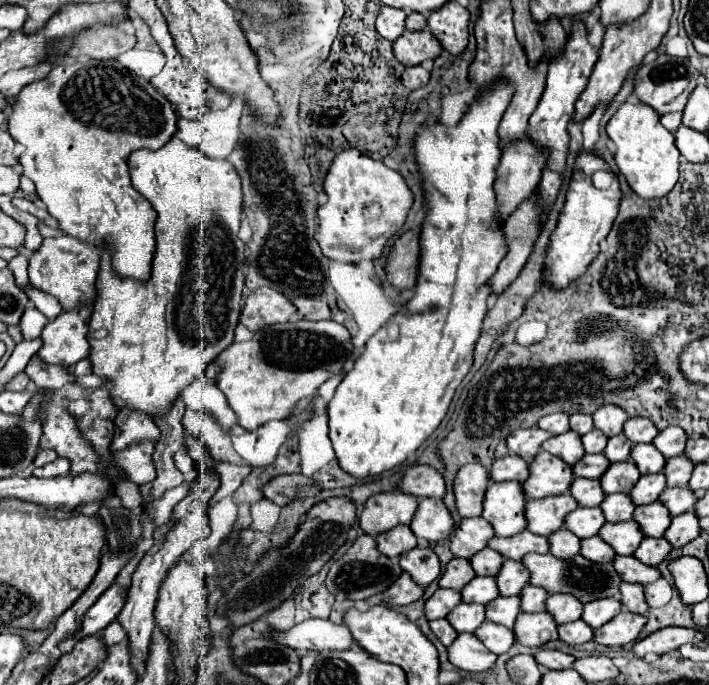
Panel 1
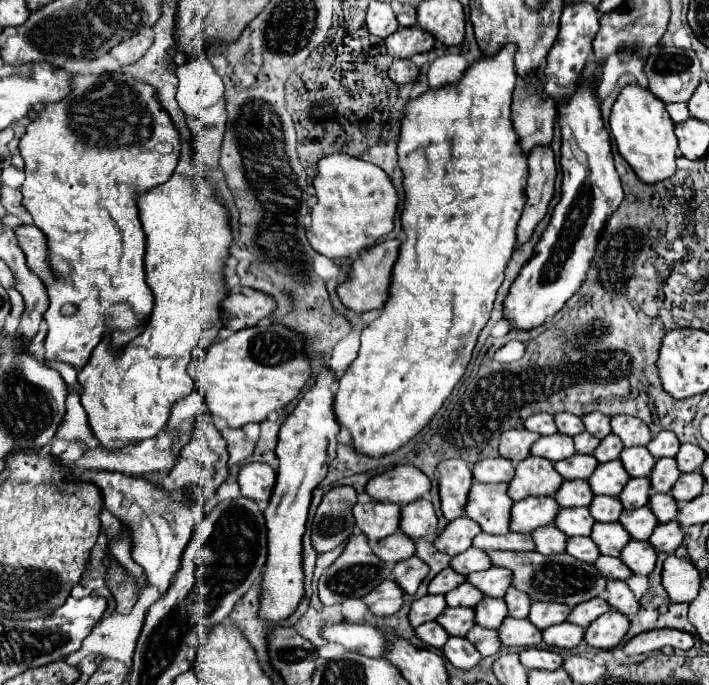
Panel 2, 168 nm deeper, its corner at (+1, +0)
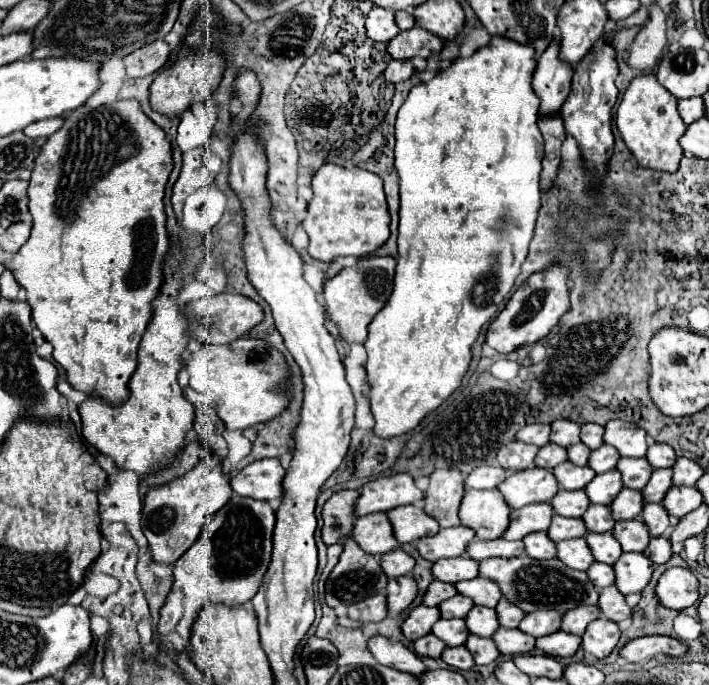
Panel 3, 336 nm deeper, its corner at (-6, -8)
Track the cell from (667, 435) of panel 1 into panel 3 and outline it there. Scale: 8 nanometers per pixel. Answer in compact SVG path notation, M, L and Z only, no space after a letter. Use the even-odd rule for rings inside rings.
M652 444L648 448L648 462L652 464L652 468L670 468L674 466L674 450L668 444Z

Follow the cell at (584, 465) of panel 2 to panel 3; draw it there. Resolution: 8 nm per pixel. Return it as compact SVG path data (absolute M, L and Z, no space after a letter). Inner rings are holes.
M570 462L560 464L558 468L554 468L554 476L560 484L560 488L564 490L578 490L578 488L586 488L586 486L574 486L574 482L588 482L594 480L594 470L590 466L576 466Z

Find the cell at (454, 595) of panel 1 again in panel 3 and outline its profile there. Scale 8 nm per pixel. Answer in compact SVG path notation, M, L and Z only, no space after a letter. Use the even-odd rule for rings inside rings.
M416 606L410 610L408 618L402 624L402 632L408 640L418 640L420 636L430 634L432 626L438 622L440 612L438 608L428 608L428 606Z

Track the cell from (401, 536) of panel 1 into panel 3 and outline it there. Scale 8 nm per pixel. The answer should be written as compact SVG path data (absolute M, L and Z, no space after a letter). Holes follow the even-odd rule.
M396 548L396 550L380 556L380 566L388 578L398 578L398 576L412 572L414 564L416 564L414 558L408 552L404 552L402 548Z

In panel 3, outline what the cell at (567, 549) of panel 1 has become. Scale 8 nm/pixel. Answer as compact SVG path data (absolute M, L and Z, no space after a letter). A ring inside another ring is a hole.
M532 532L522 542L530 558L542 558L542 560L556 558L556 552L558 552L556 544L546 536L546 532Z

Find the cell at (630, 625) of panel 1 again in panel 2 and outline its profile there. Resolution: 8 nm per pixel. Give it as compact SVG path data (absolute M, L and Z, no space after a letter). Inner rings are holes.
M609 610L607 614L593 620L591 626L587 626L583 640L593 648L609 650L623 640L627 628L629 628L629 618L623 616L621 612Z

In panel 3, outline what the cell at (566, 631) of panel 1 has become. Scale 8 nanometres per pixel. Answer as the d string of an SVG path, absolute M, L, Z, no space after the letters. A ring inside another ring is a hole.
M554 632L548 636L542 636L536 640L536 648L540 648L544 654L550 654L554 658L566 658L566 656L574 656L576 650L580 648L582 640L580 636L574 634L566 634L566 632Z

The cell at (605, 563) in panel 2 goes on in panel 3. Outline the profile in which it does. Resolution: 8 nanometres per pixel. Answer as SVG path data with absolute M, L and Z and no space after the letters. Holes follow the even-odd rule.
M594 562L586 570L586 574L596 584L596 588L604 588L604 586L612 586L614 584L614 568L612 566L606 566L602 562Z

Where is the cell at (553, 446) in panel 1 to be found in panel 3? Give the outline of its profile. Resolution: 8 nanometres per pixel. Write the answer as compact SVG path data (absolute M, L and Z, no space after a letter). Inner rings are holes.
M554 442L542 446L540 452L538 452L538 456L536 456L536 460L534 460L536 466L548 468L548 470L556 468L556 466L562 464L562 462L566 462L566 448L558 446L558 444L554 444Z

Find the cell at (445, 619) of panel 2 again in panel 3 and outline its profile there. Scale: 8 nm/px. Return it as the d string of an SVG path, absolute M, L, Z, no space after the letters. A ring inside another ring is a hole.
M462 618L452 620L438 620L432 628L432 632L446 644L446 646L462 646L470 632L466 632L466 622Z

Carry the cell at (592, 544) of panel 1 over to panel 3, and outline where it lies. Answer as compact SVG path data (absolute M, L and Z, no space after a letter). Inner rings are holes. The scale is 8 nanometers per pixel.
M584 538L562 540L556 544L556 548L558 548L558 560L562 560L568 568L586 570L594 562L594 556Z

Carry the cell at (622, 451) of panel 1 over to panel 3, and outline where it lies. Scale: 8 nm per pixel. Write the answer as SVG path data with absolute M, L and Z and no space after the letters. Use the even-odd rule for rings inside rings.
M604 444L604 446L600 446L598 450L594 450L594 452L590 454L588 466L590 466L596 474L604 474L604 472L608 472L608 470L614 470L616 464L618 464L618 460L620 460L618 450L616 450L614 446Z

